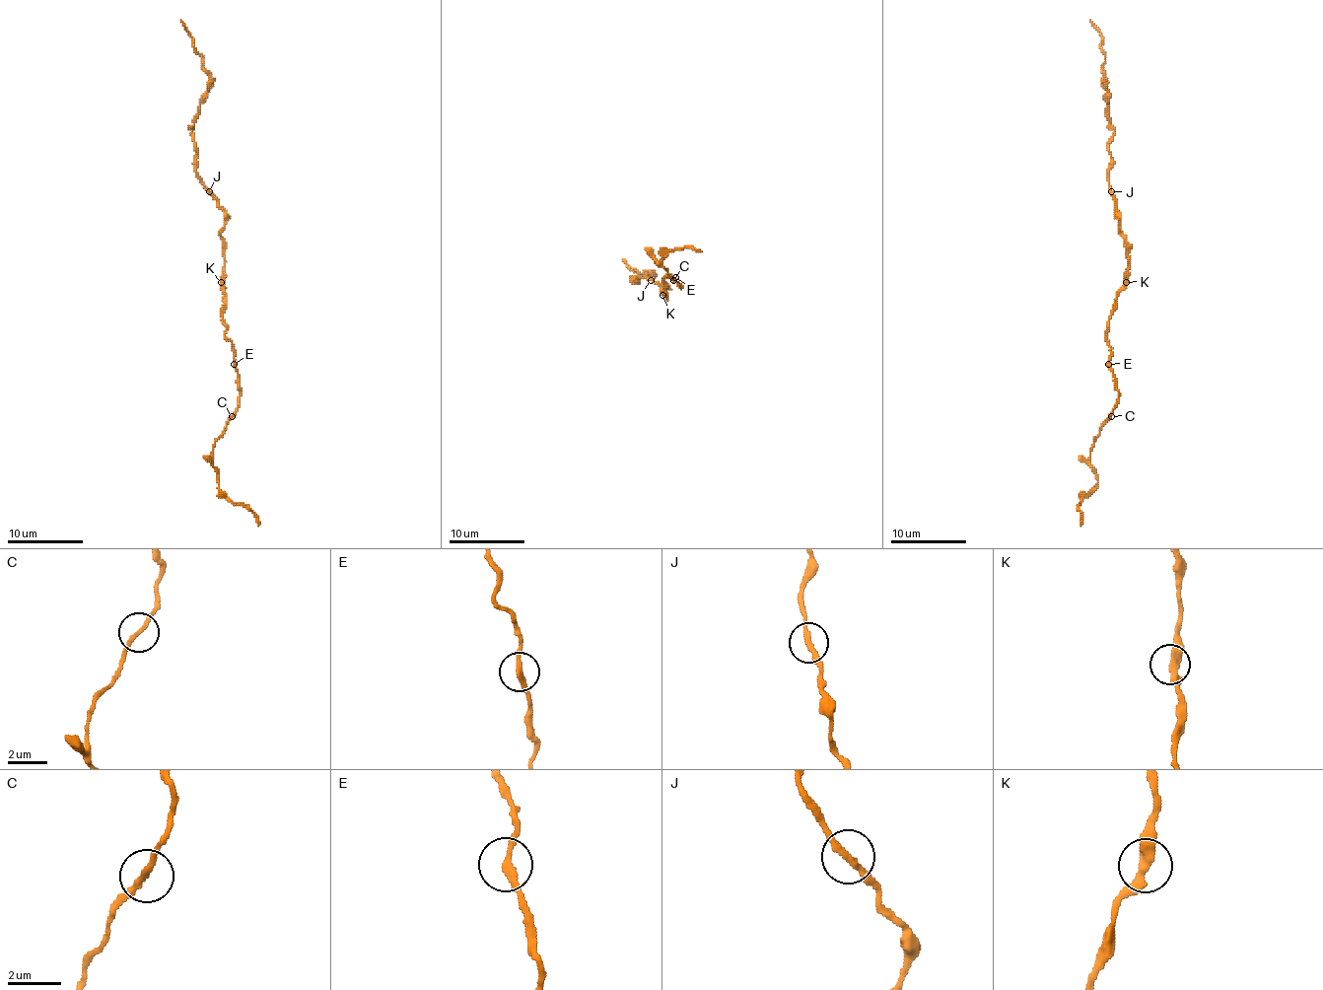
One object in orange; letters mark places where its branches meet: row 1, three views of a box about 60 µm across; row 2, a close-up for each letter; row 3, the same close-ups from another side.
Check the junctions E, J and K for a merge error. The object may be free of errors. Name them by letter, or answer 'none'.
E

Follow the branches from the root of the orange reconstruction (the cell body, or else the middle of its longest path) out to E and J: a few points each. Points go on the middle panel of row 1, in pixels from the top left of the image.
E: (665, 293), (665, 276), (675, 278)
J: (665, 293), (665, 297), (662, 293), (663, 285), (651, 280)

